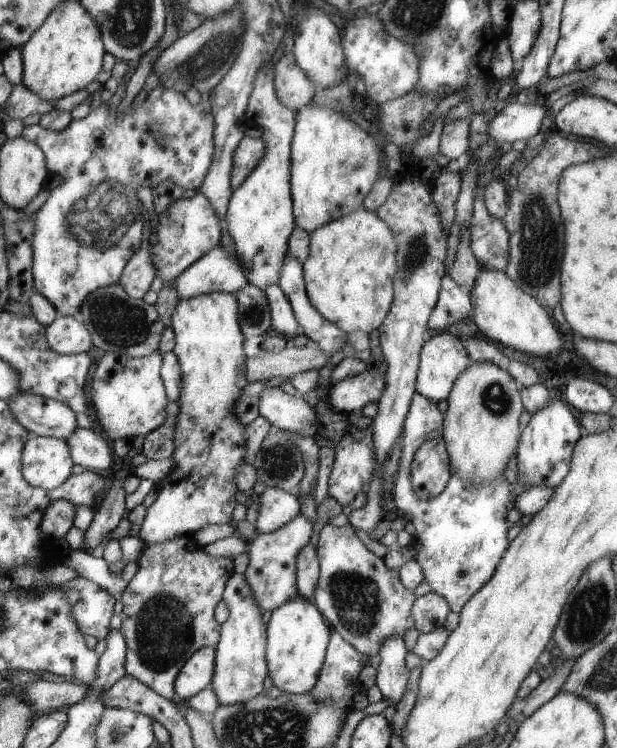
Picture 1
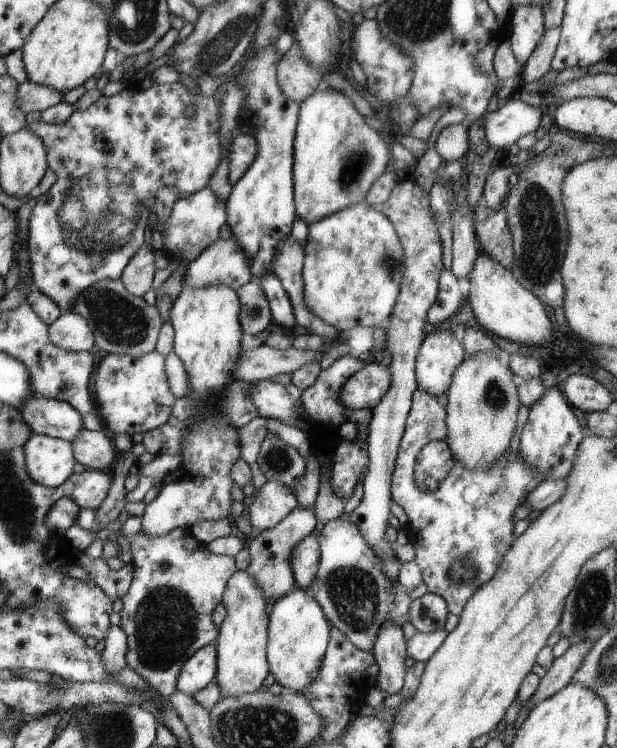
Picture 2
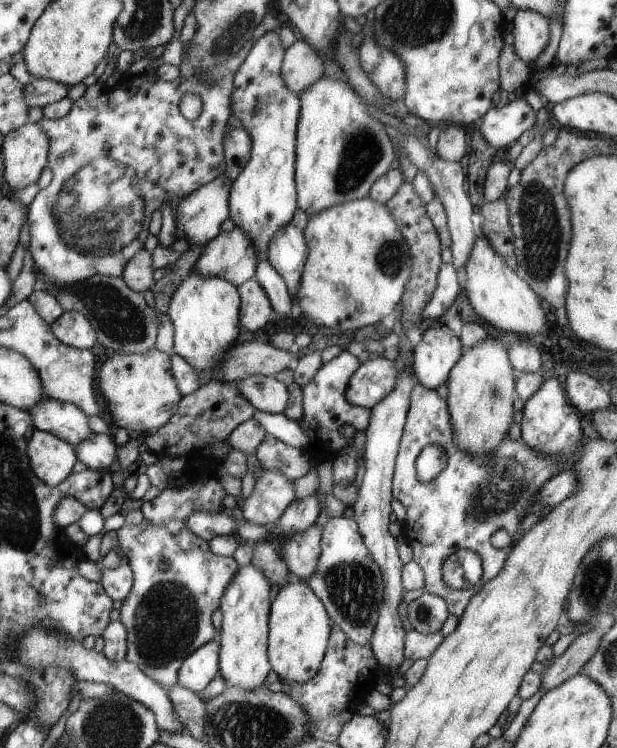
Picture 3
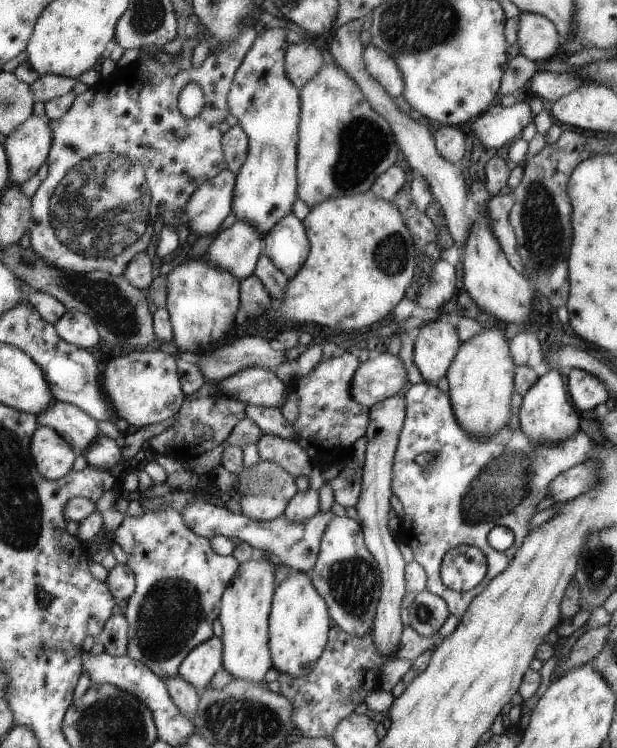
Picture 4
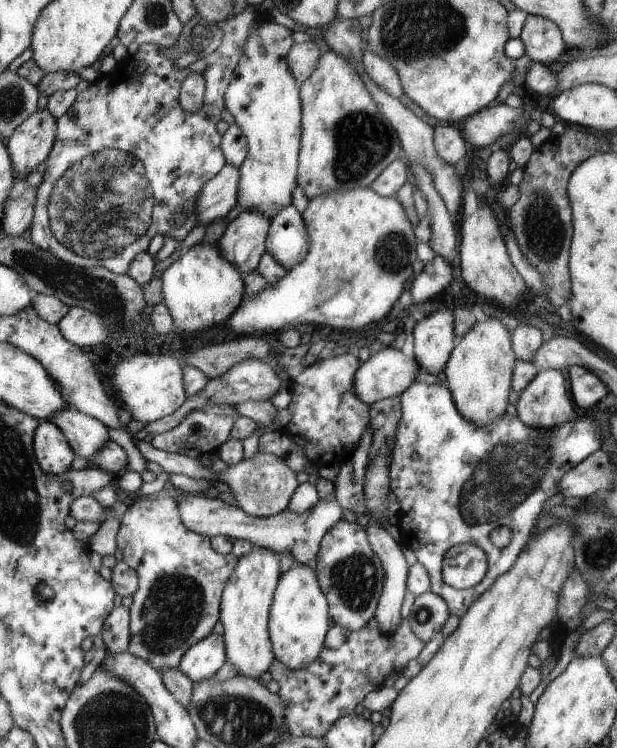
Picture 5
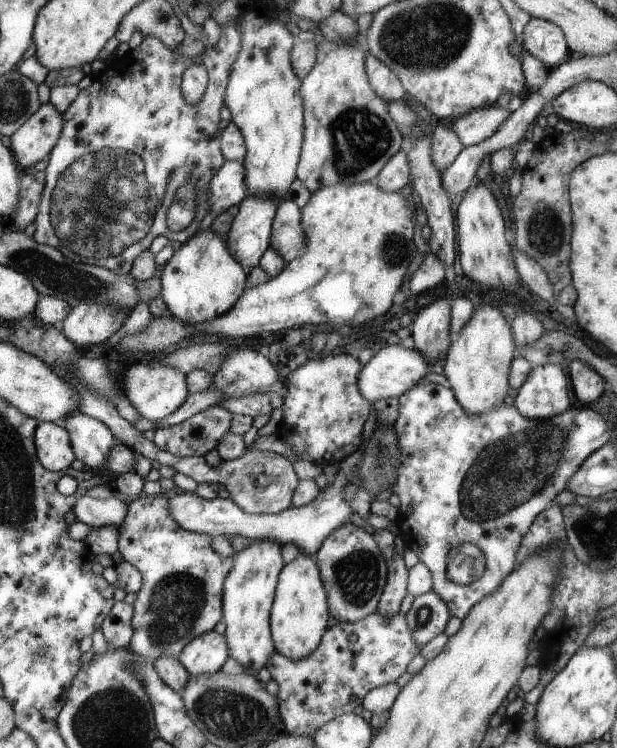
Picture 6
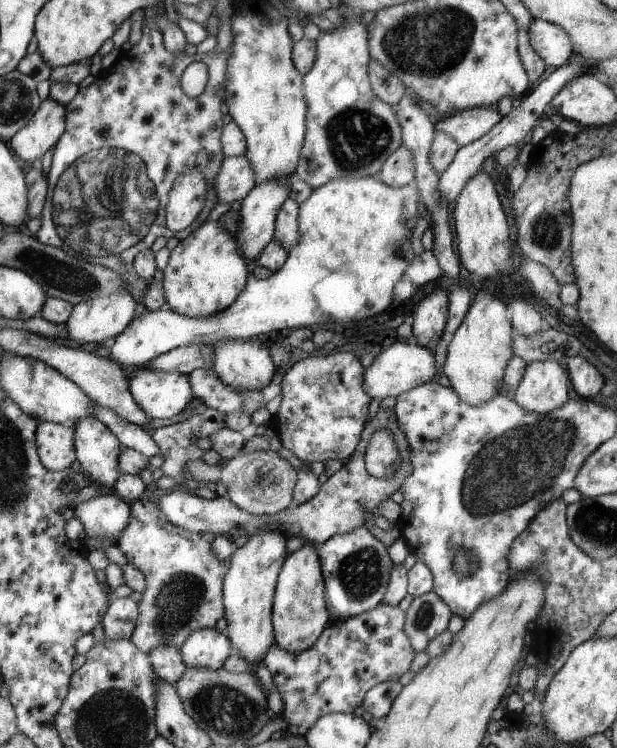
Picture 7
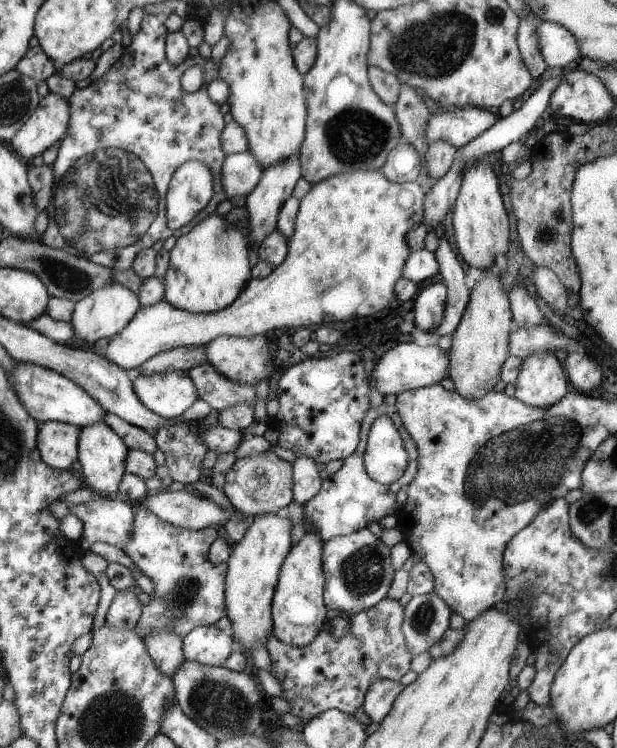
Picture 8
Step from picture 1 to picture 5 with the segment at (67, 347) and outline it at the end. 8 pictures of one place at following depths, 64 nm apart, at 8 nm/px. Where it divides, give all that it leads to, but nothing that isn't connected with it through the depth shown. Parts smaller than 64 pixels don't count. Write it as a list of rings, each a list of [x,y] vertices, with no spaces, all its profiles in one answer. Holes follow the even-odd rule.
[[[72,307],[57,325],[66,340],[83,349],[102,344],[108,338],[110,328],[98,313],[82,307]]]

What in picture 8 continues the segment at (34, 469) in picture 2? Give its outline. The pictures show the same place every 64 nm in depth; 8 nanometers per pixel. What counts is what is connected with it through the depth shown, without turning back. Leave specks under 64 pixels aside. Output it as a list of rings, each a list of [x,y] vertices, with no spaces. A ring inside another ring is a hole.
[[[46,421],[40,424],[38,445],[51,468],[68,469],[78,458],[82,430],[75,425]]]

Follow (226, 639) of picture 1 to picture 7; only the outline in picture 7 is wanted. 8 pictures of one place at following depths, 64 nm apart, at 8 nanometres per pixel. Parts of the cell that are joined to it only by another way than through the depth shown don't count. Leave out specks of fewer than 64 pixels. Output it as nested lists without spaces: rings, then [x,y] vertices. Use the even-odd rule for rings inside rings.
[[[264,526],[257,532],[249,534],[248,540],[232,554],[230,569],[225,577],[224,602],[225,617],[228,622],[228,637],[233,642],[234,653],[248,663],[252,668],[265,660],[270,648],[276,643],[276,634],[272,634],[270,610],[274,597],[278,572],[285,564],[286,538],[278,530],[268,530],[276,526]]]

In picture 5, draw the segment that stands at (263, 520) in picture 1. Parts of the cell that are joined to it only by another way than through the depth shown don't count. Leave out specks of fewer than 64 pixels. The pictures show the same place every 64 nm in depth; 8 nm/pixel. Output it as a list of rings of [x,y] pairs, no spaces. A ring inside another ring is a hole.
[[[150,440],[136,441],[136,446],[147,462],[160,464],[169,475],[185,474],[188,479],[207,478],[212,482],[220,480],[228,484],[233,490],[232,493],[238,501],[239,507],[245,513],[255,517],[271,517],[285,511],[299,485],[296,481],[296,473],[286,464],[286,461],[273,454],[257,452],[251,459],[243,458],[237,465],[229,466],[225,472],[214,474],[210,469],[202,466],[200,458],[161,451],[154,448],[150,444]]]

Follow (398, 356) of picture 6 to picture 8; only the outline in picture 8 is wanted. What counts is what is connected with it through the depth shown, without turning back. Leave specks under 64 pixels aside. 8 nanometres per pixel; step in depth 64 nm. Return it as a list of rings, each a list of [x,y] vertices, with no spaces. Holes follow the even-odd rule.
[[[398,344],[388,350],[370,374],[369,385],[372,385],[383,397],[388,394],[400,395],[406,390],[440,384],[450,376],[451,357],[449,352],[443,352],[438,346],[418,346],[418,344]]]

